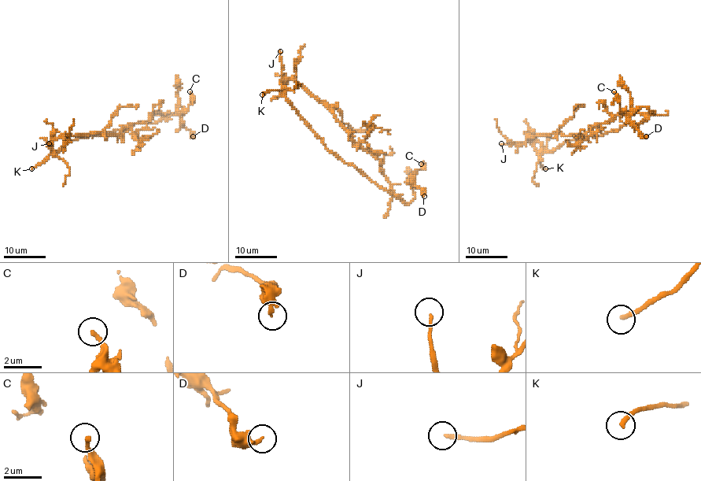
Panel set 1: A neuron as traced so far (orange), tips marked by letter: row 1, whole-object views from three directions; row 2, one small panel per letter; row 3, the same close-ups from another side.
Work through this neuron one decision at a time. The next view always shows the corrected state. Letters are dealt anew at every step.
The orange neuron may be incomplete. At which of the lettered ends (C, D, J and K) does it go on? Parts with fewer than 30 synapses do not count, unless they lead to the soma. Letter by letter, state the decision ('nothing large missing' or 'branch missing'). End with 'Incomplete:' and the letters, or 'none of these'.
C: nothing large missing
D: nothing large missing
J: nothing large missing
K: branch missing
Incomplete: K

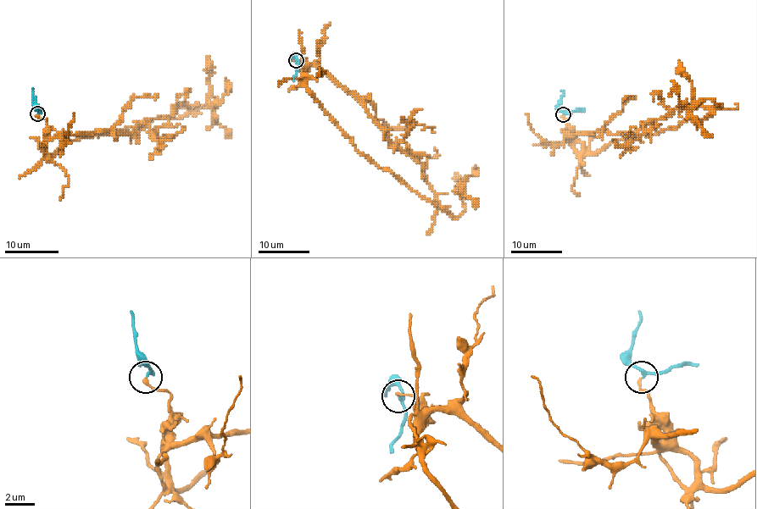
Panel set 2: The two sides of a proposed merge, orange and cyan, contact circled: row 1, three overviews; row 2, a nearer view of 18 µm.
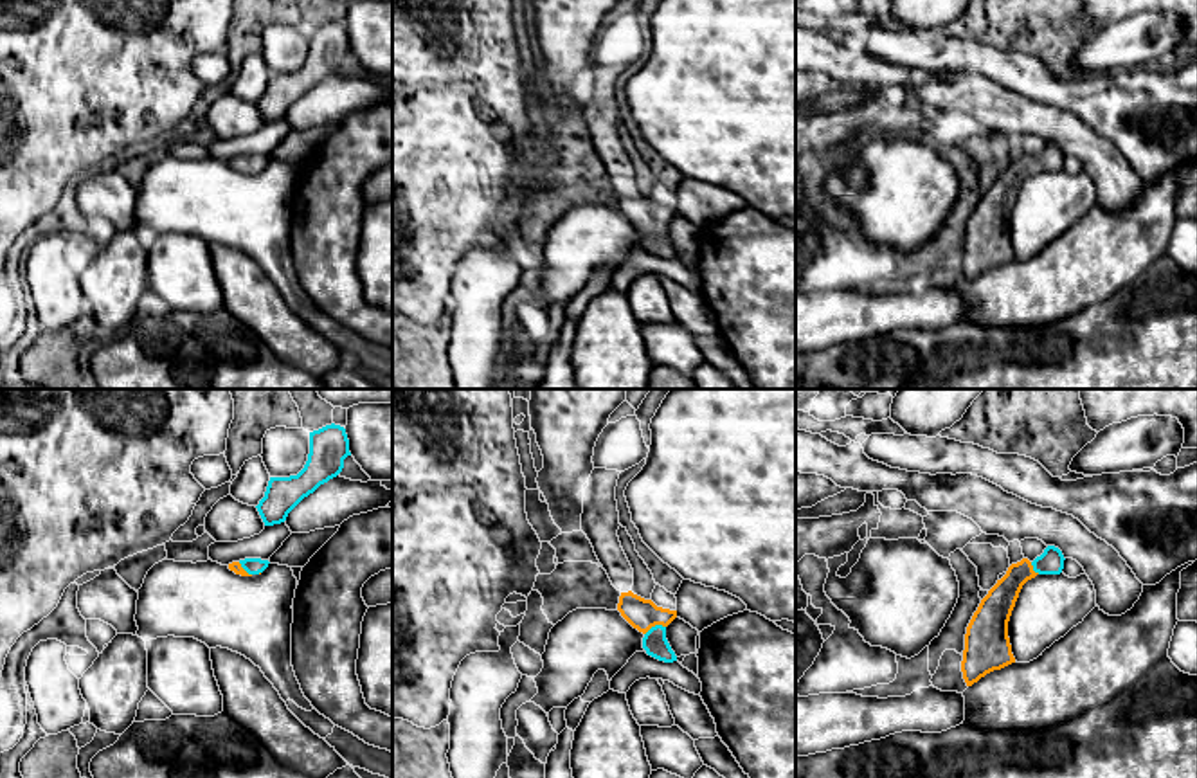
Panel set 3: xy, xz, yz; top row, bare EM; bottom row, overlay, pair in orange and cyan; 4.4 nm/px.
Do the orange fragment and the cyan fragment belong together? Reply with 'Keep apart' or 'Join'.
Join

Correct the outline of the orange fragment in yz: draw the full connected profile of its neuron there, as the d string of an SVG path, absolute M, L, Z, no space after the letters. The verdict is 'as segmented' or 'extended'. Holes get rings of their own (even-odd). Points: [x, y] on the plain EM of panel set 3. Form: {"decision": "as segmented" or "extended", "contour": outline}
{"decision": "extended", "contour": "M1048 142L1033 158L1022 155L1012 160L1006 171L981 196L965 231L961 268L967 283L972 283L994 267L1015 259L1008 234L1008 218L1019 189L1037 171L1060 171L1064 157L1058 144Z"}

